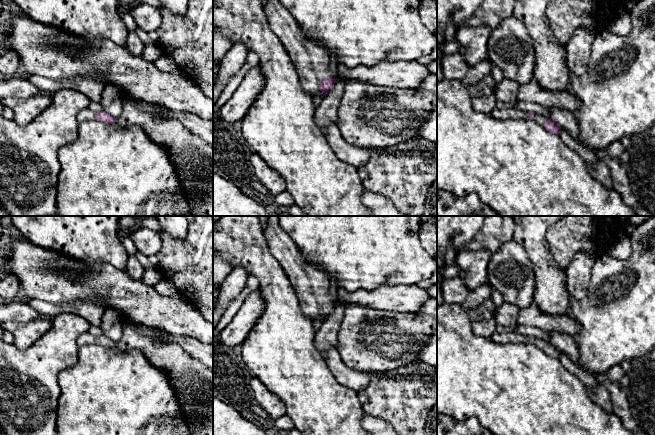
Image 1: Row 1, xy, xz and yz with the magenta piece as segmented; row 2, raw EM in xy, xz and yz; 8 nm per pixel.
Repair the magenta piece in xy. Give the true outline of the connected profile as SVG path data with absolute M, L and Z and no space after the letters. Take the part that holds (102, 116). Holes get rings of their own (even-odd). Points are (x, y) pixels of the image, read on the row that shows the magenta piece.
M86 108L82 110L78 115L77 115L77 122L78 124L87 121L87 120L98 120L103 123L109 123L113 124L116 123L116 118L112 117L105 111L101 111L99 113L94 113L91 111L89 108Z

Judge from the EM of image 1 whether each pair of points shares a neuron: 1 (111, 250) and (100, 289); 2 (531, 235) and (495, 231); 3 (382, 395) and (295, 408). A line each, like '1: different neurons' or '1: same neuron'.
1: different neurons
2: different neurons
3: different neurons

